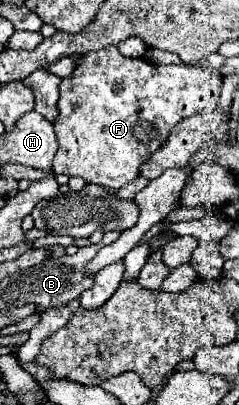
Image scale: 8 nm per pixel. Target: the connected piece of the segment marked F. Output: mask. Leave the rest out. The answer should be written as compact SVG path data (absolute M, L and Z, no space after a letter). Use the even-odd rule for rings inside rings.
M107 46L107 48L101 48L97 52L87 52L83 56L73 56L77 58L77 68L73 72L73 76L69 78L63 78L61 84L59 84L59 102L57 102L57 108L59 108L59 114L57 118L53 120L53 128L55 128L55 136L57 136L57 142L59 142L59 150L55 154L55 160L53 160L53 172L55 174L69 174L69 176L81 176L85 182L91 182L91 184L101 184L105 188L113 188L113 190L119 190L121 186L133 182L135 178L139 178L141 174L141 164L149 160L149 156L161 148L171 130L183 120L183 118L189 118L197 112L203 112L203 110L215 110L217 108L217 102L219 102L219 92L221 92L221 74L219 70L211 70L211 68L205 68L205 66L187 66L187 64L169 64L169 66L161 66L161 64L153 64L145 58L127 58L123 56L117 46Z

